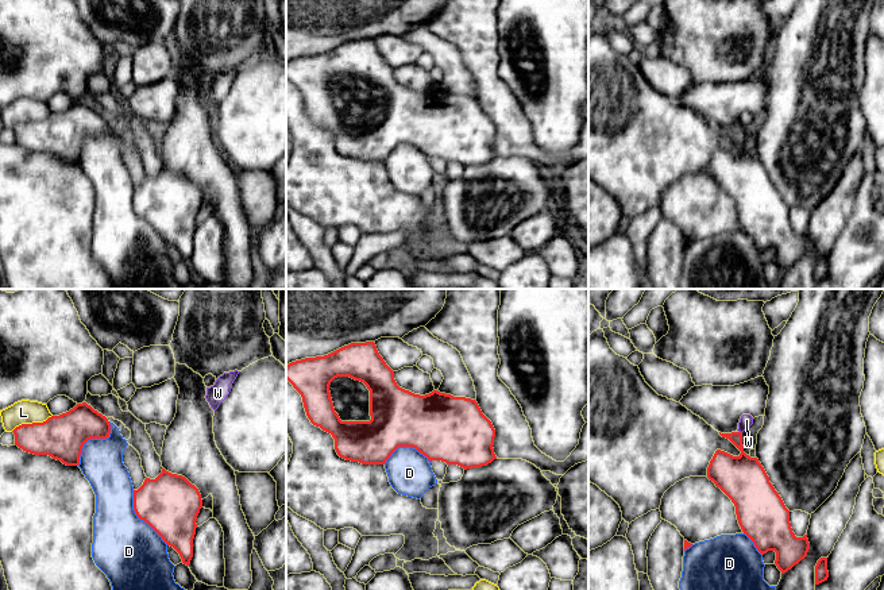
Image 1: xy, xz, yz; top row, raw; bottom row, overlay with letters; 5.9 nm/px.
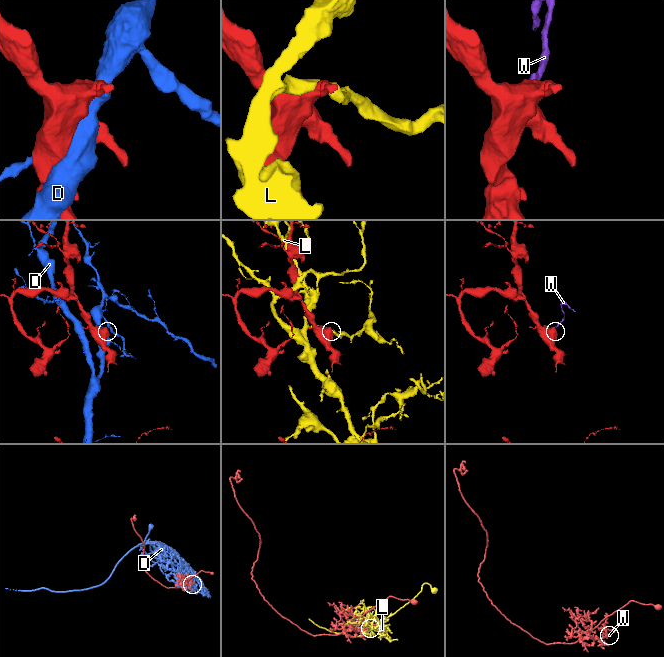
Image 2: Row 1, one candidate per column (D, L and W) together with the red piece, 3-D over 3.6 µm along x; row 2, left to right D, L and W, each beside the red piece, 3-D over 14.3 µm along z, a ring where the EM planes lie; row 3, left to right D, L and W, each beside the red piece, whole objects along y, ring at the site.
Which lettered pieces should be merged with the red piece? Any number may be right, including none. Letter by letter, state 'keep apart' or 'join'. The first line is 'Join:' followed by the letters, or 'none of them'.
Join: W
D: keep apart
L: keep apart
W: join

